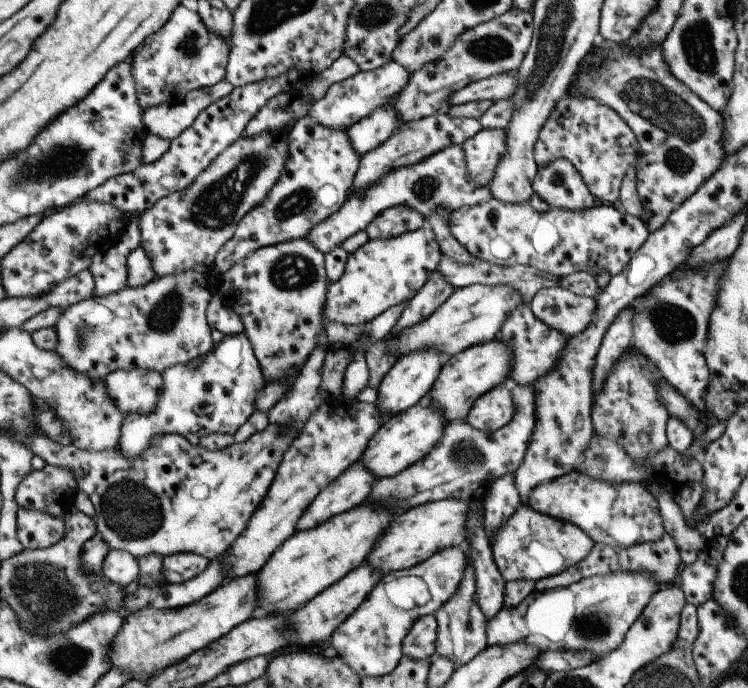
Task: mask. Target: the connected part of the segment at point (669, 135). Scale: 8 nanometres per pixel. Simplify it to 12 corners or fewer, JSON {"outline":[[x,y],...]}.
{"outline":[[610,40],[566,96],[612,108],[637,141],[649,233],[726,157],[722,116],[660,45]]}

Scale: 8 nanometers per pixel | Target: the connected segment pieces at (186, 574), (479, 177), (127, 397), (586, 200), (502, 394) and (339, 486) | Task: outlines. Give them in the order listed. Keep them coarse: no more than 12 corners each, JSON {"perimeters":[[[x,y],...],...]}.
{"perimeters":[[[195,553],[162,559],[167,583],[182,583],[201,574],[209,560]],[[479,129],[460,146],[466,171],[487,185],[506,149],[505,129]],[[114,370],[101,383],[123,416],[151,414],[160,373]],[[565,159],[537,169],[532,192],[551,209],[579,212],[593,195]],[[501,383],[475,399],[466,421],[493,432],[513,413],[509,385]],[[360,460],[318,492],[295,528],[361,505],[375,477]]]}

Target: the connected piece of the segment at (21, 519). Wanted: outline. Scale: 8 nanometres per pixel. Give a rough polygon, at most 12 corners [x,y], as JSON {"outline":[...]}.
{"outline":[[18,507],[23,549],[44,549],[64,535],[61,516]]}

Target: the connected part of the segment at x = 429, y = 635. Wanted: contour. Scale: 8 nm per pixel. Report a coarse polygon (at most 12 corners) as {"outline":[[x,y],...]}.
{"outline":[[433,615],[417,618],[401,652],[419,660],[436,656]]}

